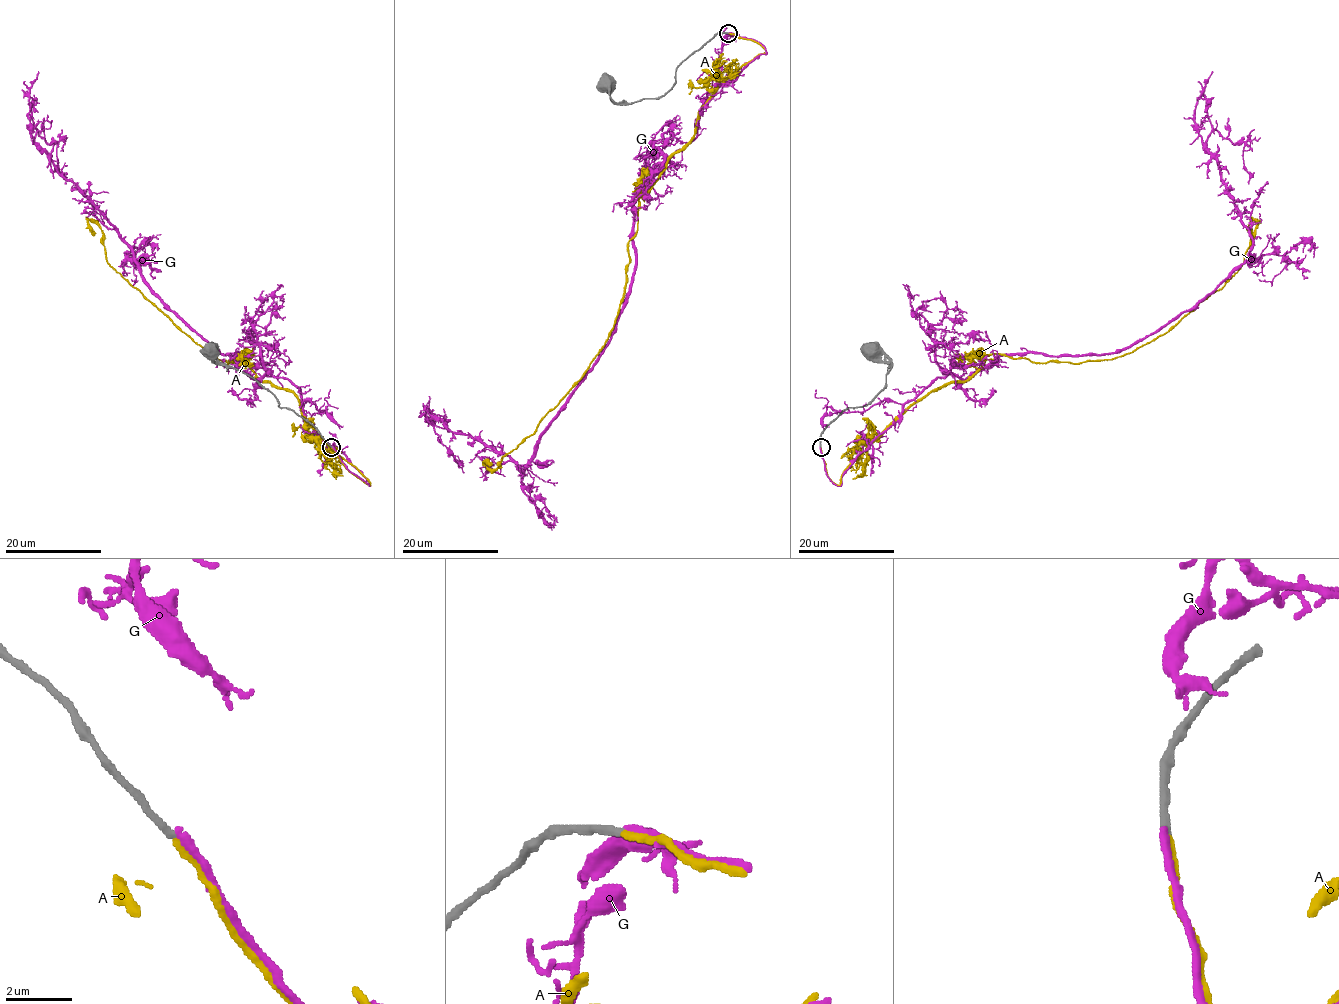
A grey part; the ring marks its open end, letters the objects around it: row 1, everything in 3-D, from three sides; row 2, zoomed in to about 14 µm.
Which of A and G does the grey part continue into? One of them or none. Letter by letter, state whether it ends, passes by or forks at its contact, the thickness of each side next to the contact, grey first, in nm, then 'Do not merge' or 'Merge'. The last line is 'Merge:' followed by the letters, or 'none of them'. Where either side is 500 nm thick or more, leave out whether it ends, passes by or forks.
A: It ends there. Thickness 240 nm (grey) against 240 nm. Merge
G: It ends there. Thickness 240 nm (grey) against 240 nm. Do not merge
Merge: A

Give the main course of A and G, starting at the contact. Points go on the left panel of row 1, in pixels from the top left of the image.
A: (332, 446), (370, 484), (292, 392), (149, 301), (89, 221), (95, 235)
G: (332, 446), (370, 485), (286, 378), (253, 379), (169, 308), (37, 129), (65, 183)

